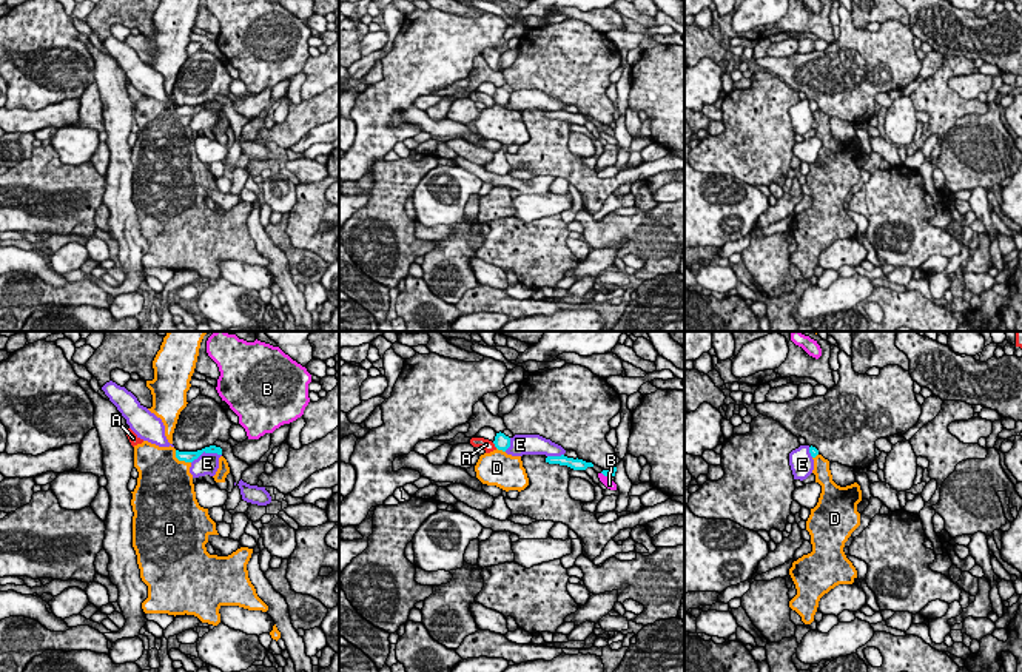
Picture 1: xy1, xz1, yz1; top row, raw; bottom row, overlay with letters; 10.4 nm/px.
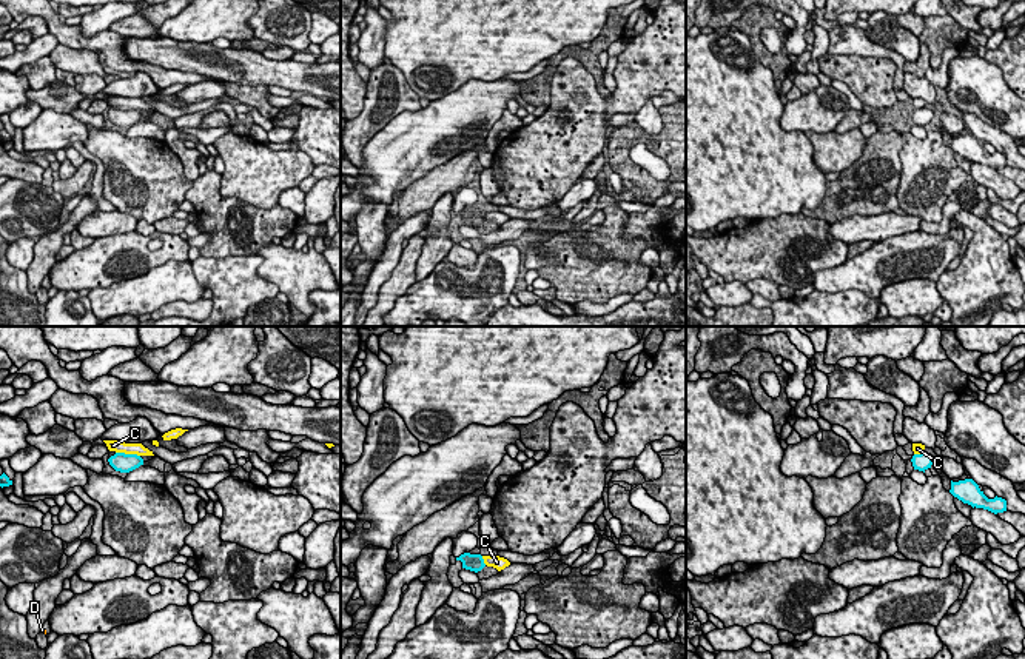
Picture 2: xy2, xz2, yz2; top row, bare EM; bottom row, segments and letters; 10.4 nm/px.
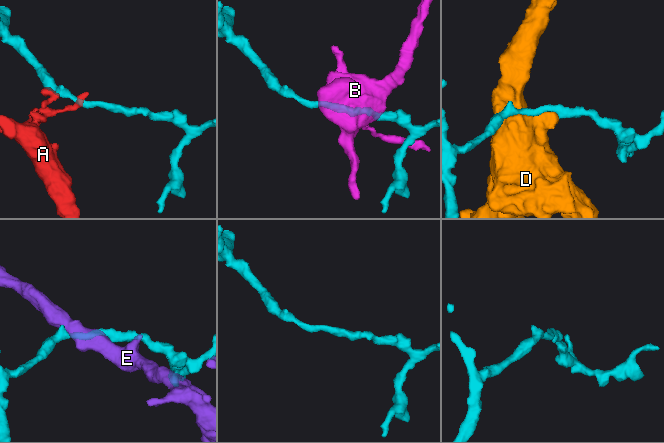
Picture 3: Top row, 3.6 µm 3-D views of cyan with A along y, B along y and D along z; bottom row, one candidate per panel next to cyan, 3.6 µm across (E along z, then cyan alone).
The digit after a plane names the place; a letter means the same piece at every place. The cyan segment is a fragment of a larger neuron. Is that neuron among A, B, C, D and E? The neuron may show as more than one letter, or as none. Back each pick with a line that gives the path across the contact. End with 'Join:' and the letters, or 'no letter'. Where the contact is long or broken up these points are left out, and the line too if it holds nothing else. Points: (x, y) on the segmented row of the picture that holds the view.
Join: no letter

